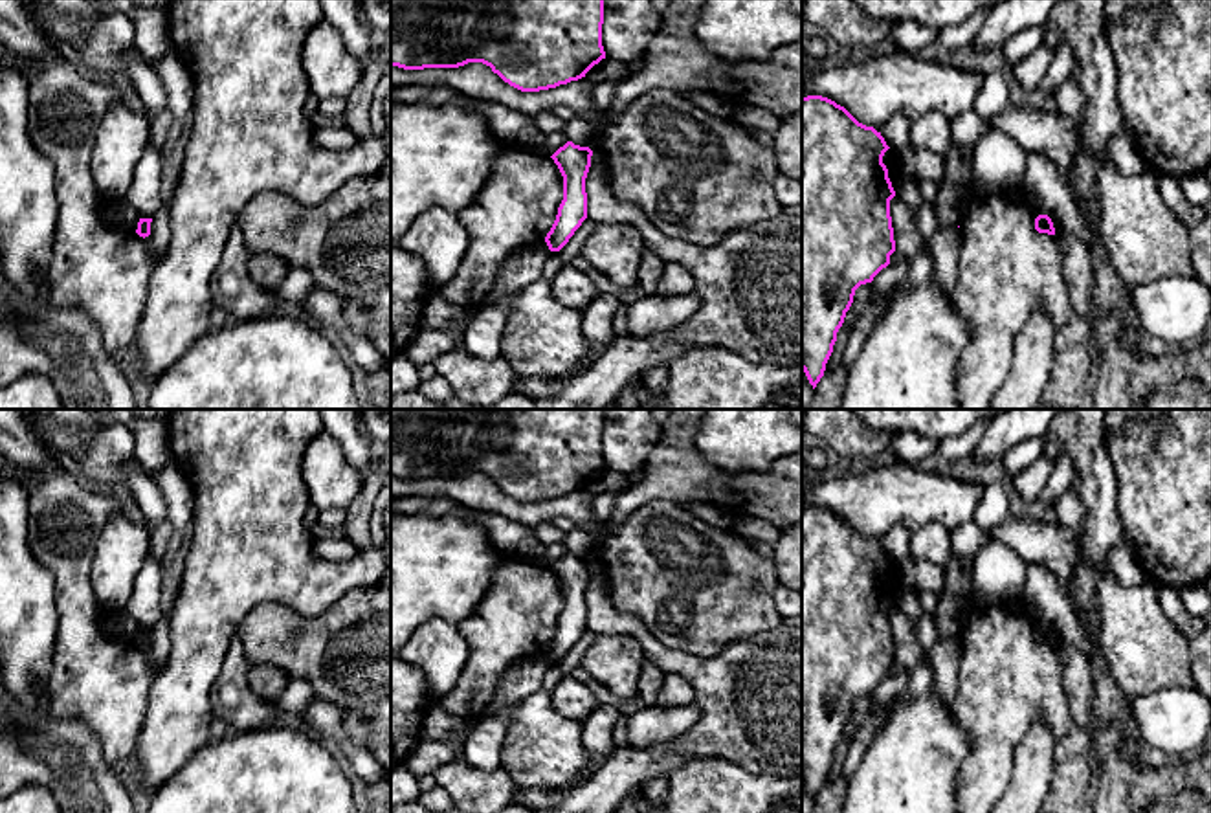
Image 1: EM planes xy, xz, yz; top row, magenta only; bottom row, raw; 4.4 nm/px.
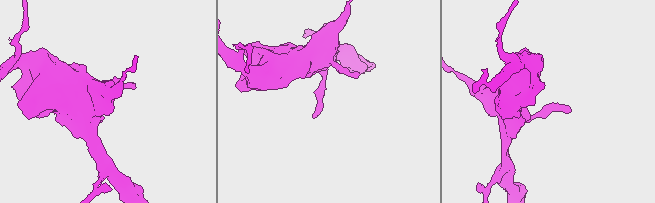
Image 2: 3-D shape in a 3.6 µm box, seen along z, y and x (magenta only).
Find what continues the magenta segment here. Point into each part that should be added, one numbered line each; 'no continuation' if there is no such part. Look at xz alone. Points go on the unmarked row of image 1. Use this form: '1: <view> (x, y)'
no continuation

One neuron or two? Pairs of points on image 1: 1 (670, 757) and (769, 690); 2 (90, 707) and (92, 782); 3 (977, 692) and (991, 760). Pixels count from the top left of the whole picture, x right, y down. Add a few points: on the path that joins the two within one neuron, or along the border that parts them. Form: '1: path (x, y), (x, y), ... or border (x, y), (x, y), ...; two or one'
1: path (694, 744), (718, 735), (745, 714); one
2: border (52, 709), (83, 723), (114, 766); two
3: path (991, 709), (991, 744); one

